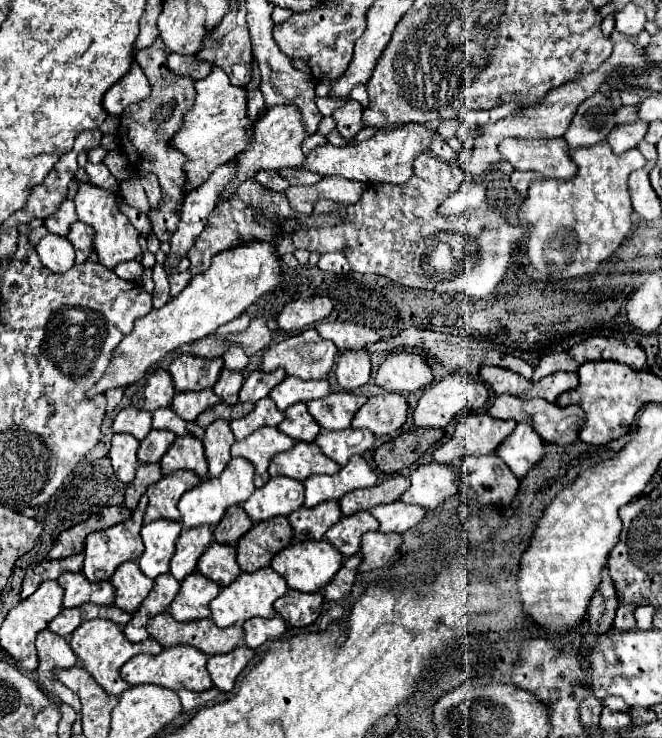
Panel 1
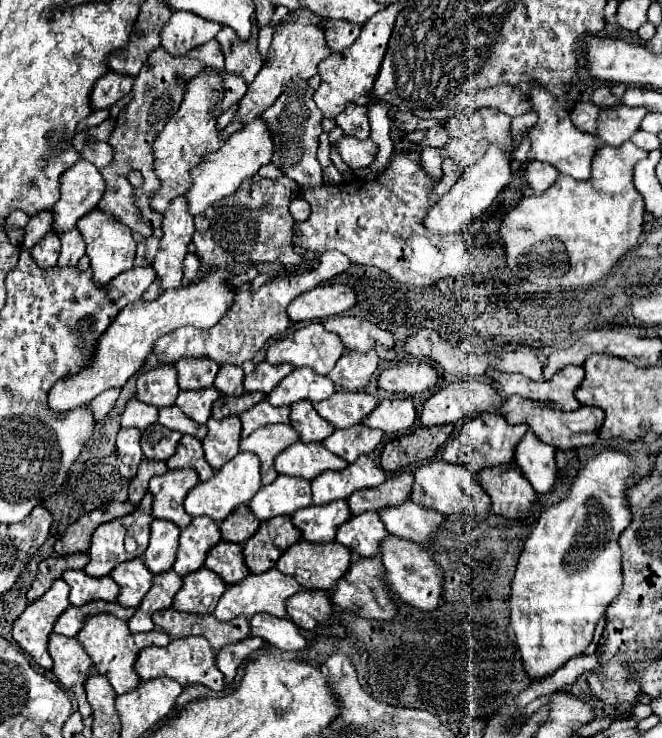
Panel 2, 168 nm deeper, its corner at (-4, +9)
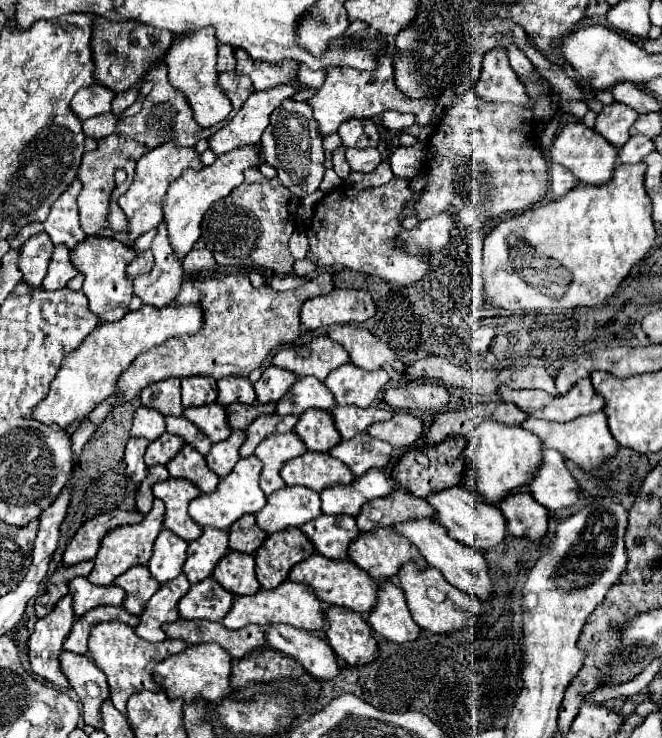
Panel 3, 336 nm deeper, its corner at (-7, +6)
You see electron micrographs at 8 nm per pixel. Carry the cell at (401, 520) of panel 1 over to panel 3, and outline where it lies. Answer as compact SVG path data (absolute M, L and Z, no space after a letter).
M421 519L421 521L407 521L407 523L399 523L393 527L399 535L407 537L407 541L411 545L415 545L421 553L421 557L435 569L439 569L443 573L443 577L457 589L475 595L481 601L487 601L493 595L491 589L491 577L489 577L489 569L487 569L487 561L483 559L481 553L475 553L471 547L455 541L449 537L449 533L435 521L429 519Z

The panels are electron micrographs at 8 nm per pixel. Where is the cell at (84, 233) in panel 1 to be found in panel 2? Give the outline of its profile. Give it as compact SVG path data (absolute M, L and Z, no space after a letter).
M72 228L72 232L64 232L60 234L62 240L62 252L58 258L58 266L76 266L78 260L86 254L84 248L84 238L80 236L78 228Z

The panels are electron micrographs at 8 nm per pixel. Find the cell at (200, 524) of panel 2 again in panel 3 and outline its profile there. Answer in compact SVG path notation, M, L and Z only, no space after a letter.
M203 527L203 535L189 543L187 561L183 573L191 583L199 583L213 575L215 565L229 551L229 533L215 531L213 527Z

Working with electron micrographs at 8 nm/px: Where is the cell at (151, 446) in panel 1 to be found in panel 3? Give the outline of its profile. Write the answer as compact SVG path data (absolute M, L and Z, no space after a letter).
M161 435L157 441L149 443L147 453L145 453L145 465L155 467L155 465L167 465L181 449L183 449L183 439L177 435Z

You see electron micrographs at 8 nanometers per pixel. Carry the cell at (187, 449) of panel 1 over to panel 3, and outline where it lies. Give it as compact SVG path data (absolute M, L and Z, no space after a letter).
M185 445L179 451L179 455L175 459L171 459L171 463L167 465L167 471L171 477L191 481L195 487L201 489L201 493L215 491L215 487L219 483L219 477L207 467L205 457L189 445Z

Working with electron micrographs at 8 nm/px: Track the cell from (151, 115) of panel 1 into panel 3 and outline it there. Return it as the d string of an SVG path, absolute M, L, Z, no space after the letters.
M165 65L153 67L147 73L147 81L153 81L153 89L145 97L143 109L133 117L121 119L117 129L109 137L97 141L99 147L95 151L85 151L85 155L83 155L83 163L81 163L79 175L77 175L77 179L83 183L83 187L81 187L77 205L79 205L79 215L81 215L81 227L87 235L93 235L93 233L105 229L105 217L107 217L107 209L109 209L109 195L115 187L115 183L113 183L115 169L125 169L129 179L131 179L133 173L135 173L137 159L141 155L149 153L151 149L155 149L155 147L159 147L167 141L175 141L179 147L193 147L199 139L205 139L205 137L215 134L223 125L229 123L237 111L243 107L247 97L255 91L253 83L251 83L251 79L247 79L247 75L239 75L236 71L221 73L219 83L221 83L221 87L225 87L225 93L227 93L232 103L233 110L227 119L213 127L203 128L193 121L191 107L189 107L187 99L183 99L185 95L181 91L177 91L175 87L171 87L171 83L167 81L167 67Z

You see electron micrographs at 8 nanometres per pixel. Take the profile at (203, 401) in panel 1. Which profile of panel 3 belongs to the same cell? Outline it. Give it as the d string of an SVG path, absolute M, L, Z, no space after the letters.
M211 403L211 405L203 405L203 407L189 407L189 409L185 409L183 415L191 423L195 423L213 443L219 443L231 435L225 407L219 403Z

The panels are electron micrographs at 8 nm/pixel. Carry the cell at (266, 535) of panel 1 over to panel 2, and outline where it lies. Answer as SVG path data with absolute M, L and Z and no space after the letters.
M276 516L260 524L256 534L242 544L242 554L246 566L252 574L266 572L276 566L276 560L288 550L294 542L302 538L300 530L292 524L288 516Z

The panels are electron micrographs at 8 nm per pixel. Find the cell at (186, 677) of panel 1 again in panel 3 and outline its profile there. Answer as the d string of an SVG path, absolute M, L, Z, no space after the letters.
M217 643L191 645L183 653L167 657L163 663L155 665L155 681L163 685L169 699L183 699L191 703L195 699L221 701L233 693L231 689L231 655Z

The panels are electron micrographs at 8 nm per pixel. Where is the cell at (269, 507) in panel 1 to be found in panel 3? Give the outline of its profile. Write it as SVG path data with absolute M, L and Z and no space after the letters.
M285 487L267 497L267 505L257 513L257 525L265 533L277 533L287 527L301 527L321 515L319 493L307 487Z

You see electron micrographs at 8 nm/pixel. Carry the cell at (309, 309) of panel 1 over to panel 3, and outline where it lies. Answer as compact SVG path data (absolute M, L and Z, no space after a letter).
M335 289L331 295L309 299L301 309L301 323L307 329L329 325L361 323L375 315L375 305L369 293L355 289Z

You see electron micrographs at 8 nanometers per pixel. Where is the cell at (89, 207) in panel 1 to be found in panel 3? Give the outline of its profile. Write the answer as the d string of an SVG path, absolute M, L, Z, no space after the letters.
M87 237L83 243L79 243L79 247L71 251L71 263L85 277L81 289L89 299L89 311L97 315L101 323L119 321L129 311L129 301L133 297L133 291L131 291L131 279L127 277L125 269L133 257L135 249L129 249L121 241L113 241L107 237Z

